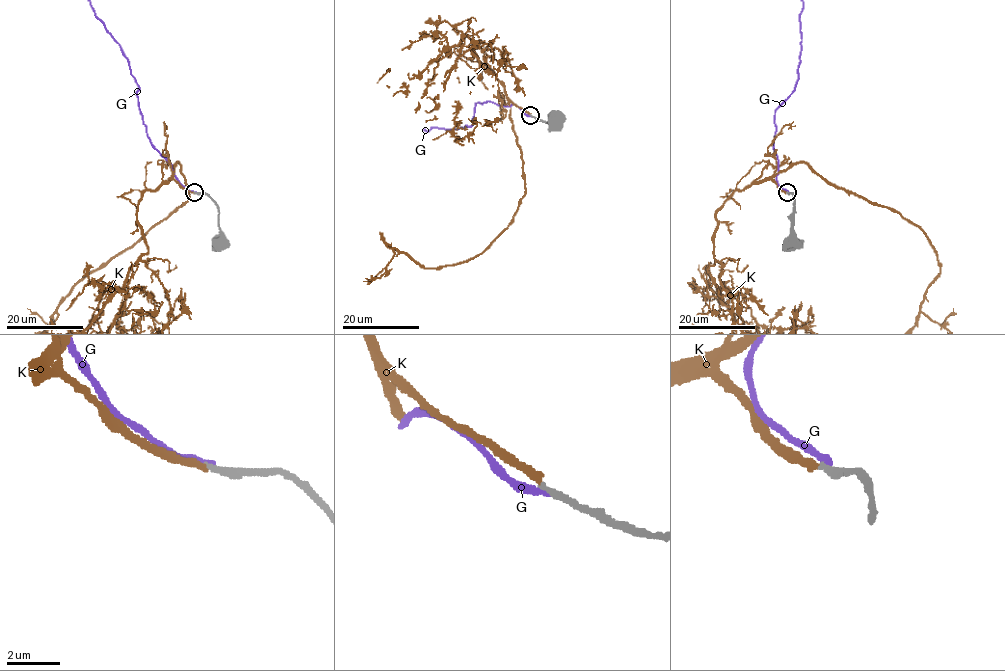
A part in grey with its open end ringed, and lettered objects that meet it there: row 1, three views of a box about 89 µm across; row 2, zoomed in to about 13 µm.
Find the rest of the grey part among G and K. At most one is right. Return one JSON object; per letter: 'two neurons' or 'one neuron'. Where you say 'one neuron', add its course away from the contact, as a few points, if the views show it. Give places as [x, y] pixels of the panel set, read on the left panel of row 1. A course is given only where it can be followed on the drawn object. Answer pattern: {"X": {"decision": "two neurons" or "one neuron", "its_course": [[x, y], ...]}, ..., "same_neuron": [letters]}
{"G": {"decision": "two neurons"}, "K": {"decision": "one neuron"}, "same_neuron": ["K"]}

